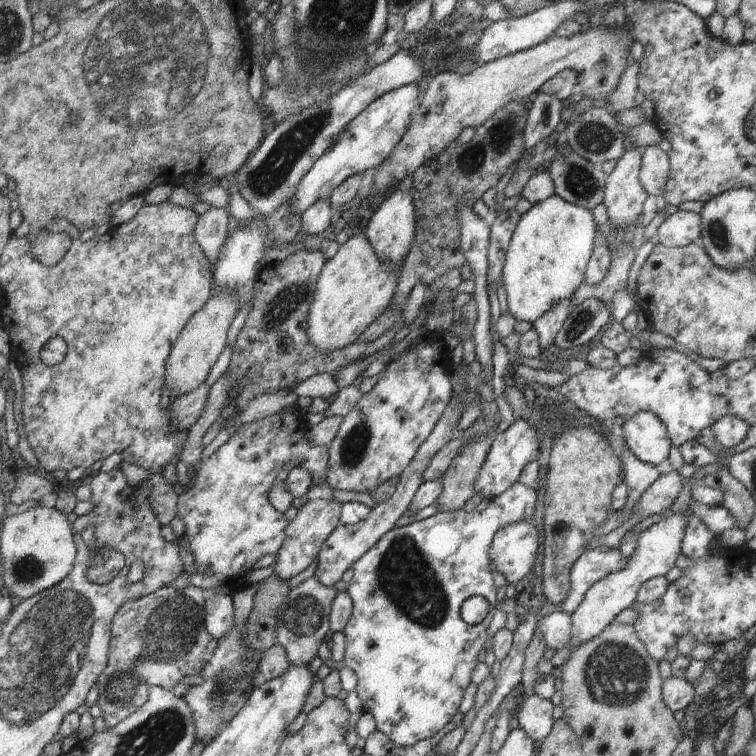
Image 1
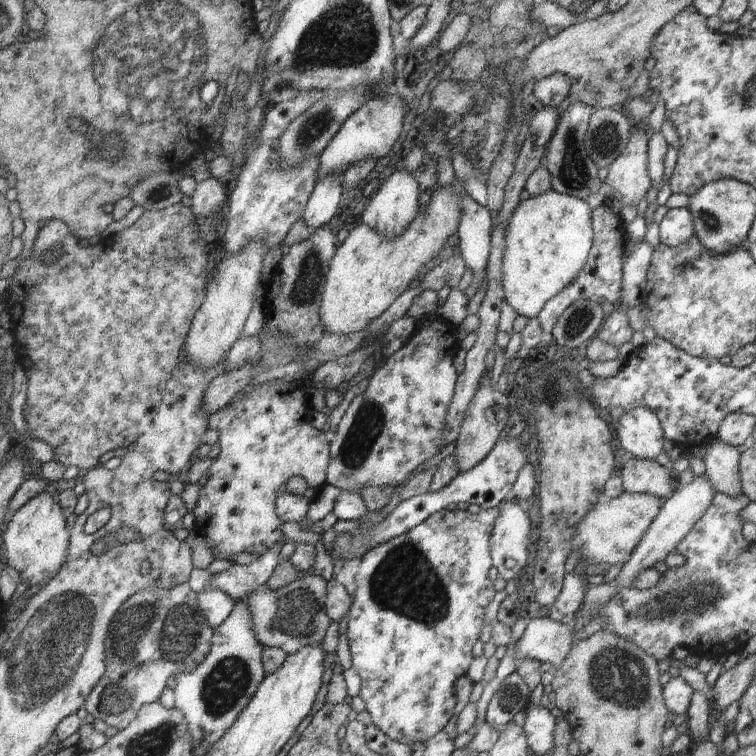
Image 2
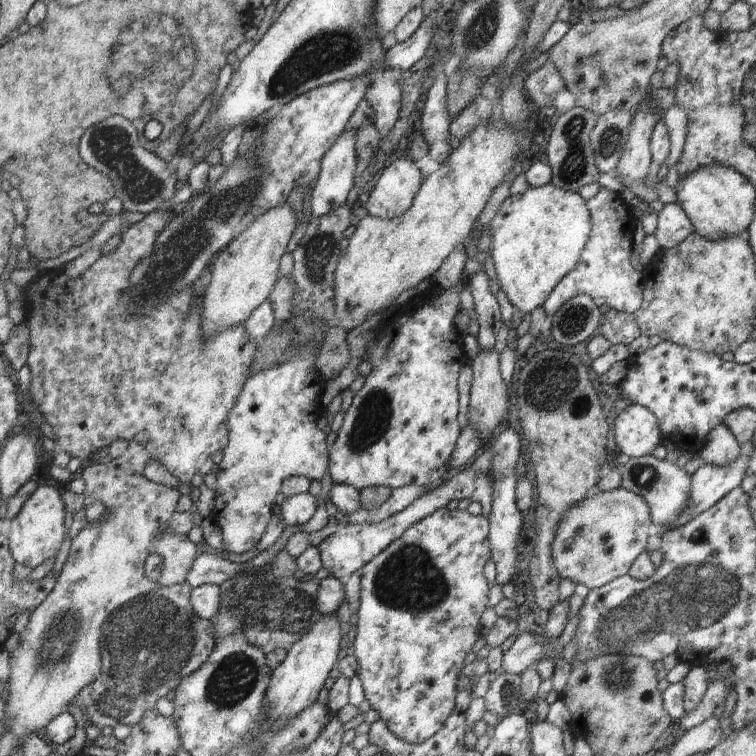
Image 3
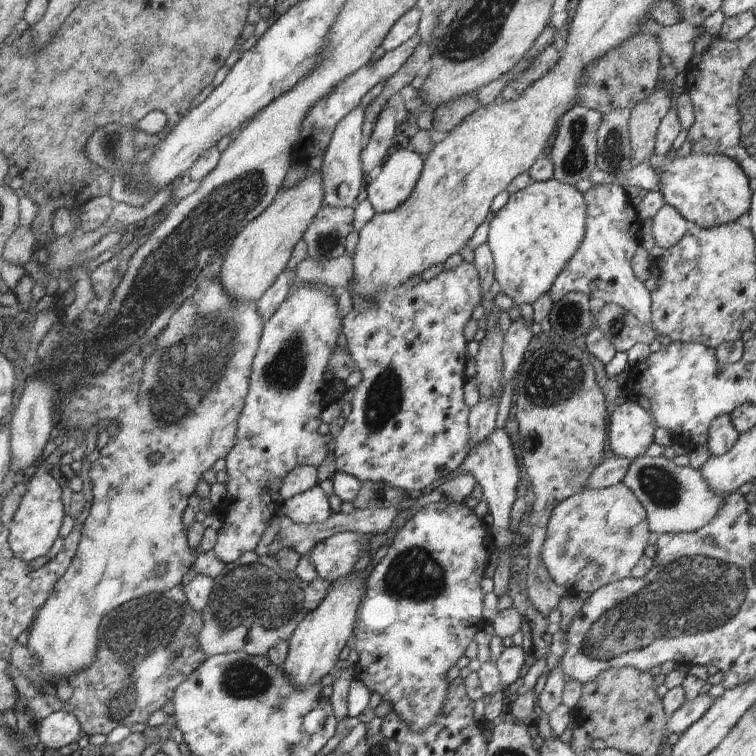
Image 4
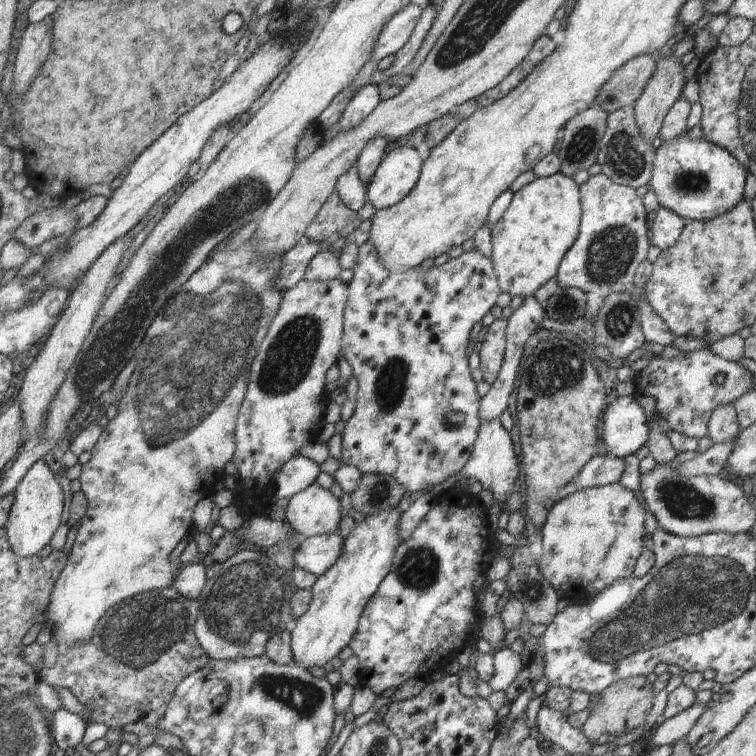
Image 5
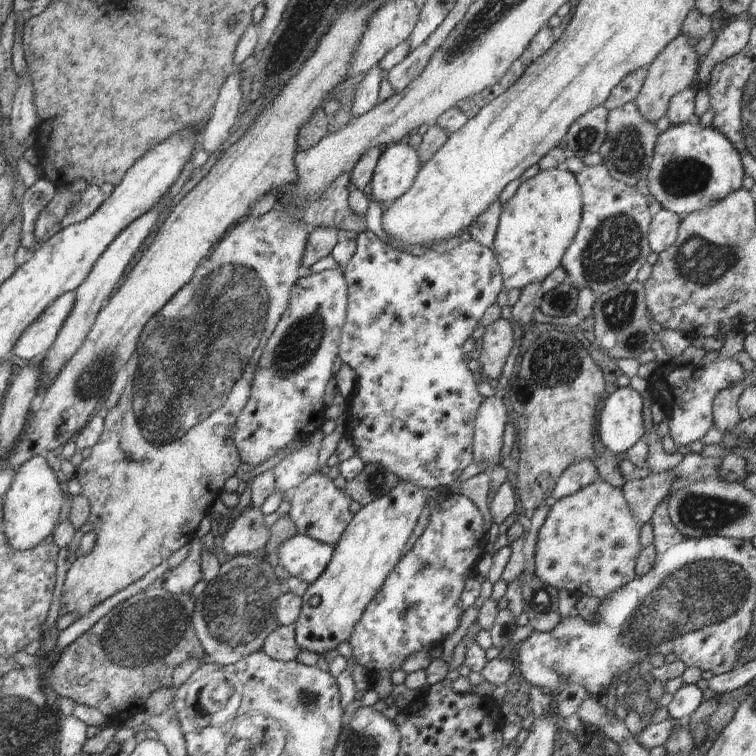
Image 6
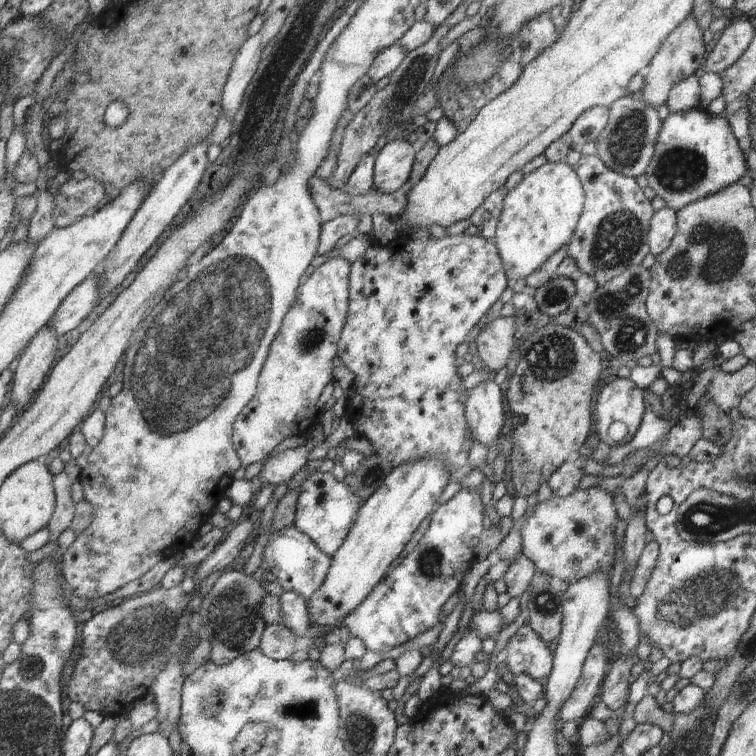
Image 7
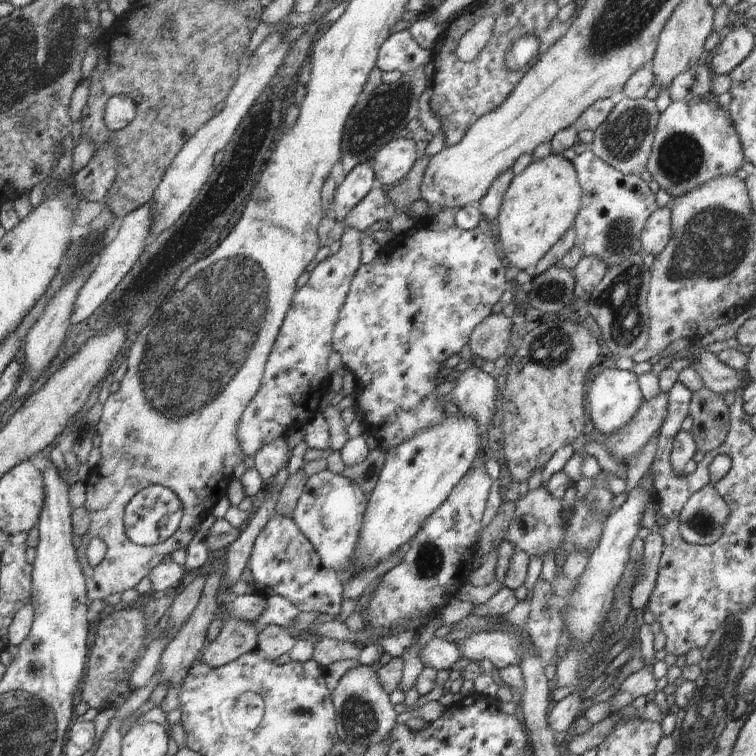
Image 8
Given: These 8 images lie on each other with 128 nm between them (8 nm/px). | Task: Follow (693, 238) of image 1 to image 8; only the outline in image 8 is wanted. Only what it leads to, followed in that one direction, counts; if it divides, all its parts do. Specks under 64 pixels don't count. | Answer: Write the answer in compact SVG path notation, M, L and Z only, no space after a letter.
M666 207L657 208L646 221L641 230L640 242L644 254L659 255L671 237L671 210Z

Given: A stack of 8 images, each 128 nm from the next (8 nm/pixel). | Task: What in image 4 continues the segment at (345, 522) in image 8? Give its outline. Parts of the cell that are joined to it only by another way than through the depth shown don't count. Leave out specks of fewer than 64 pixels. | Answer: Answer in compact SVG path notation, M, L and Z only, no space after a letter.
M316 485L306 492L283 500L283 515L288 516L296 524L314 524L324 522L331 515L328 497Z

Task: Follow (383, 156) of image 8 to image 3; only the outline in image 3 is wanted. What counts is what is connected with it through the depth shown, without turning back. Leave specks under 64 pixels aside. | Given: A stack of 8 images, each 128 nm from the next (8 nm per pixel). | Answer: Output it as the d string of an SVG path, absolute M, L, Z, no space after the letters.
M398 157L380 174L366 203L368 216L392 220L402 216L412 203L423 181L416 162L409 157Z

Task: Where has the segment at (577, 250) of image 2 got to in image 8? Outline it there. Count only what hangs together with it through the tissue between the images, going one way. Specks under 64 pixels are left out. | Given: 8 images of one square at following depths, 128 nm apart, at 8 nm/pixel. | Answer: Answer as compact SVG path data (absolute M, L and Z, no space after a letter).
M550 153L542 160L531 162L520 175L514 177L504 193L496 219L498 238L507 264L519 270L536 266L548 254L548 250L575 226L582 206L581 198L582 187L577 170L561 154Z

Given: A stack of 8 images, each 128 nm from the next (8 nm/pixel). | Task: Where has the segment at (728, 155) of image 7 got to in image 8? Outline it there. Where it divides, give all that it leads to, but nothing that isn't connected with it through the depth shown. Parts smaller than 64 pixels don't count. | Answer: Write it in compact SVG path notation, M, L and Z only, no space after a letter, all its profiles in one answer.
M709 94L694 96L686 102L672 102L660 113L646 170L659 184L660 189L666 190L674 199L700 188L702 184L718 176L736 176L736 172L746 161L729 109L720 108L715 100Z

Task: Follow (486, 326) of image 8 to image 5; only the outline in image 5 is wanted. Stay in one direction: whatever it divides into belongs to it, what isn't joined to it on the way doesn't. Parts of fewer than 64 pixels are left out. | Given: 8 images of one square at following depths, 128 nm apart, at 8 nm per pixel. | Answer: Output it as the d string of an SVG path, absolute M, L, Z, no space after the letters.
M494 319L488 328L480 348L480 371L482 378L491 386L494 384L504 362L504 350L506 344L505 332L507 319Z

